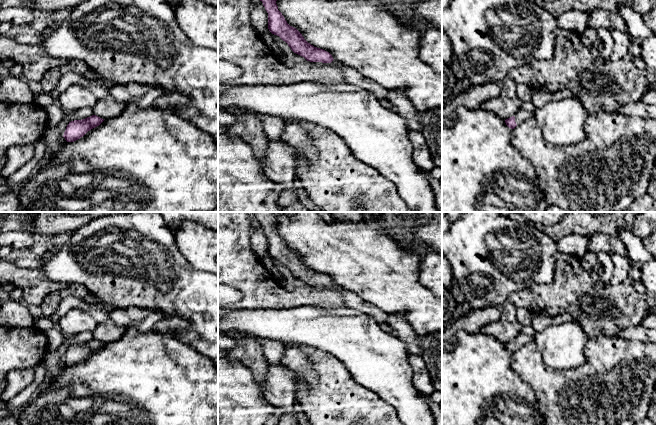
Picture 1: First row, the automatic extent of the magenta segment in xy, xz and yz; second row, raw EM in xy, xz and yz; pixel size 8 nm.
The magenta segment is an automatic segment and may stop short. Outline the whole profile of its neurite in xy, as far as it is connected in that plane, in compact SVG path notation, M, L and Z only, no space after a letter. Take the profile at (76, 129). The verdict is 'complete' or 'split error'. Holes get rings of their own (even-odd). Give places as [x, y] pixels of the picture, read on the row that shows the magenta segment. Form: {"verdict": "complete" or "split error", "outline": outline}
{"verdict": "complete", "outline": "M92 115L82 120L74 120L69 122L63 137L67 142L74 142L83 137L88 131L99 126L104 119Z"}

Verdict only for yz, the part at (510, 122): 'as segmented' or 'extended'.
extended

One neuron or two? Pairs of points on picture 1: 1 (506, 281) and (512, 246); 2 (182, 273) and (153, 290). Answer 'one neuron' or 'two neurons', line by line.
1: one neuron
2: one neuron

